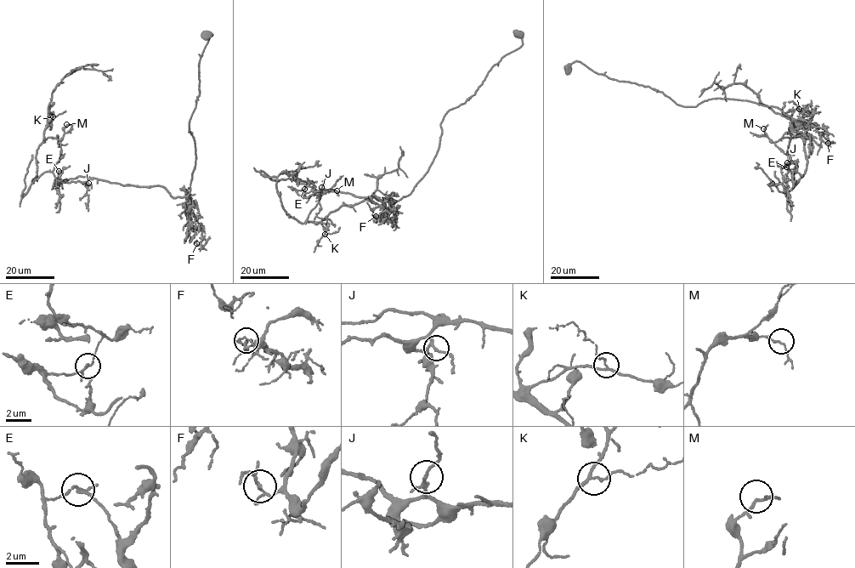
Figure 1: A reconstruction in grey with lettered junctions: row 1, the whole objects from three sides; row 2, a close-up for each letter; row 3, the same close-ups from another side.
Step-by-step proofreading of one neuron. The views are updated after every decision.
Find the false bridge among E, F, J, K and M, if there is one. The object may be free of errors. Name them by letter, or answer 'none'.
E

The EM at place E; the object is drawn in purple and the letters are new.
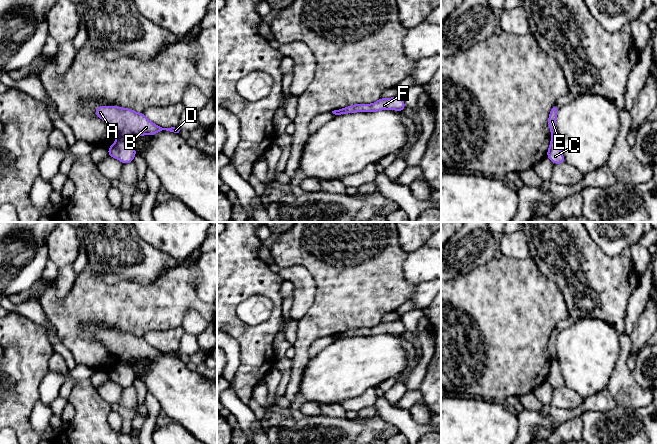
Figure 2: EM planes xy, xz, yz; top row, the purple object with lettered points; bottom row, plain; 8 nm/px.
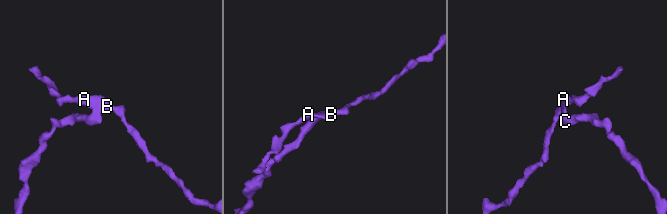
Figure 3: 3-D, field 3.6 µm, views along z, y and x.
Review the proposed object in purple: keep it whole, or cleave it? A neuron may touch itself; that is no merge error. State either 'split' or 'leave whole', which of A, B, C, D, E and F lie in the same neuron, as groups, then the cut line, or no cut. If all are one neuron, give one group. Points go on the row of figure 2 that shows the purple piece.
split; groups A B D E F / C; cut xy (117, 133), (123, 130), (127, 134), (134, 136)

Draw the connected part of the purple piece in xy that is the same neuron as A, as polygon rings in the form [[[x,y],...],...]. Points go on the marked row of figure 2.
[[[106,105],[97,107],[95,114],[117,134],[120,134],[122,130],[131,136],[154,135],[162,130],[174,133],[180,131],[175,127],[162,128],[155,125],[144,113],[137,113],[132,109]]]

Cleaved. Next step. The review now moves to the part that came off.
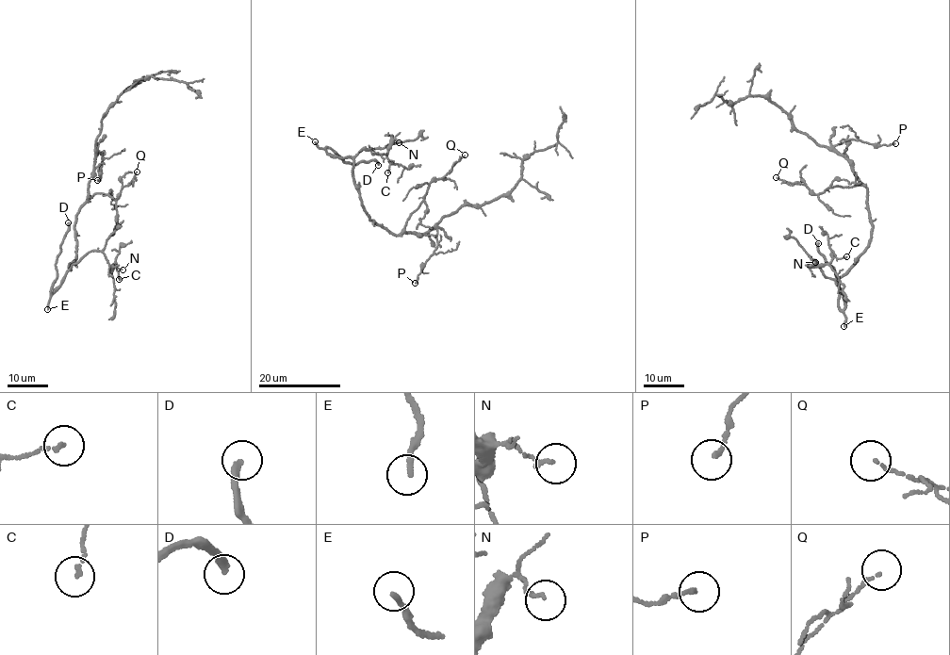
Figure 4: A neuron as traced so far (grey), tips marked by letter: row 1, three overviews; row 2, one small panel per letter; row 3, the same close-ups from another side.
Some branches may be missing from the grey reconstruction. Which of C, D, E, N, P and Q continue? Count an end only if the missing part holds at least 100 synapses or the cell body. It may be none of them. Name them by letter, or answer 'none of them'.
D, E

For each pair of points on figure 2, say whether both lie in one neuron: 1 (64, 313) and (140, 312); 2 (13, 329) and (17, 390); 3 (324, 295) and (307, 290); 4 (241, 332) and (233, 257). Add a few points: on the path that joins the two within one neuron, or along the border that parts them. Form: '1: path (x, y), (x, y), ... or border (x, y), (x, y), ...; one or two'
1: path (83, 312), (121, 312); one
2: path (17, 344), (17, 375); one
3: border (309, 271), (315, 284), (315, 298), (305, 314); two
4: path (229, 313), (229, 276); one

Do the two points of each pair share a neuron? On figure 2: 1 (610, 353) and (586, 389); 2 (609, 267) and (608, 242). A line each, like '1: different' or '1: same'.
1: same
2: different

